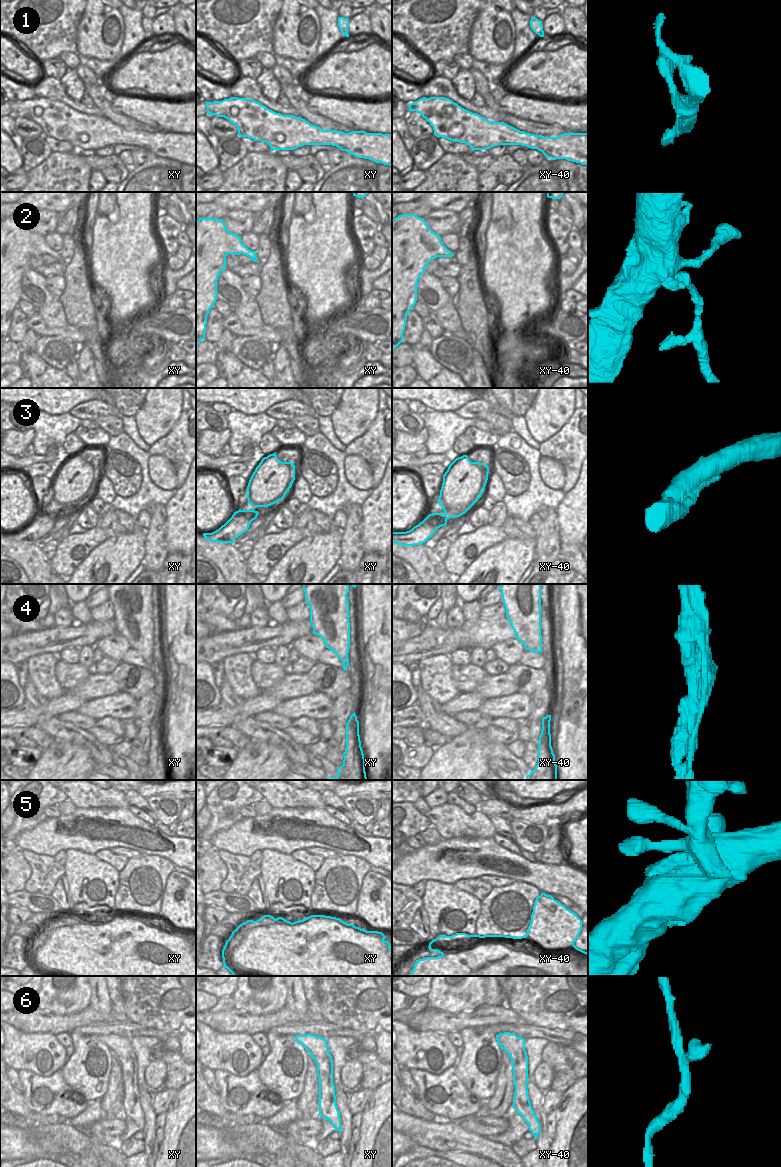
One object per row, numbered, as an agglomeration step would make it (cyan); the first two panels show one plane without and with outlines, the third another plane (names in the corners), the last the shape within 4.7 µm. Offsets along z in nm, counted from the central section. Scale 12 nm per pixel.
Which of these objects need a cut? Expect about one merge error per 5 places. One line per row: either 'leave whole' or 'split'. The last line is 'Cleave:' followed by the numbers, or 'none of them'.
1: leave whole
2: split
3: leave whole
4: split
5: split
6: leave whole
Cleave: 2, 4, 5

